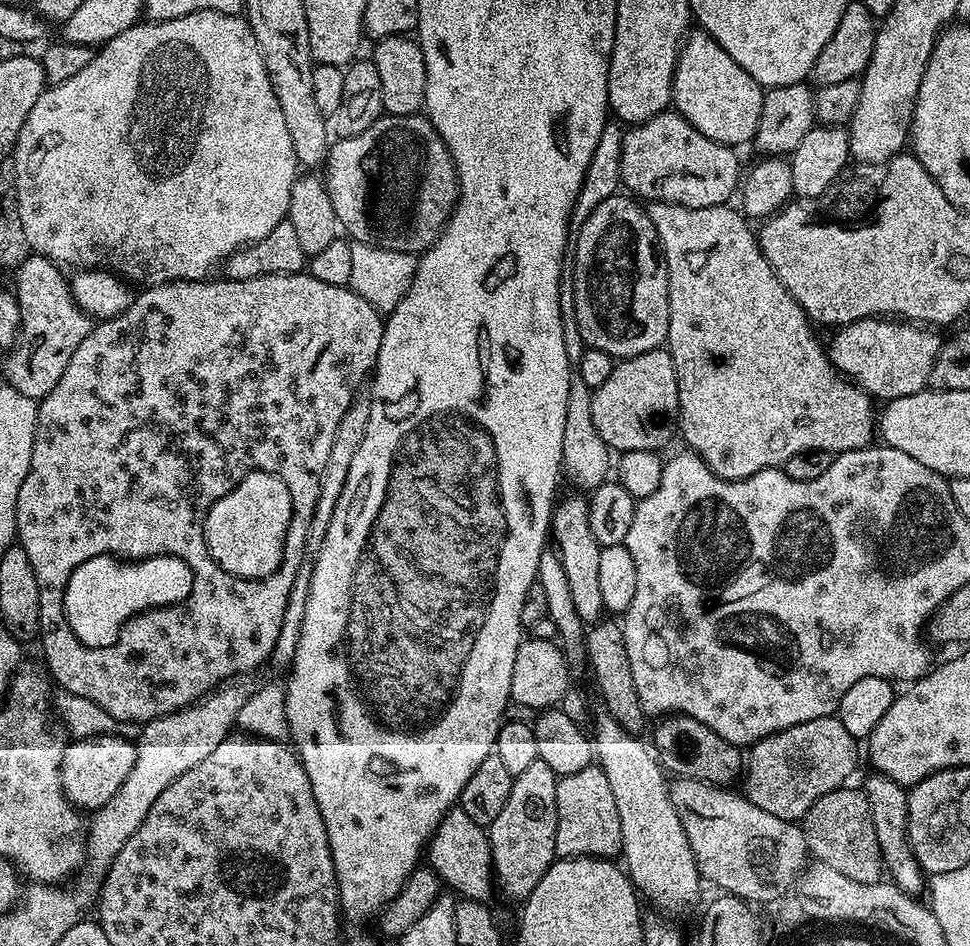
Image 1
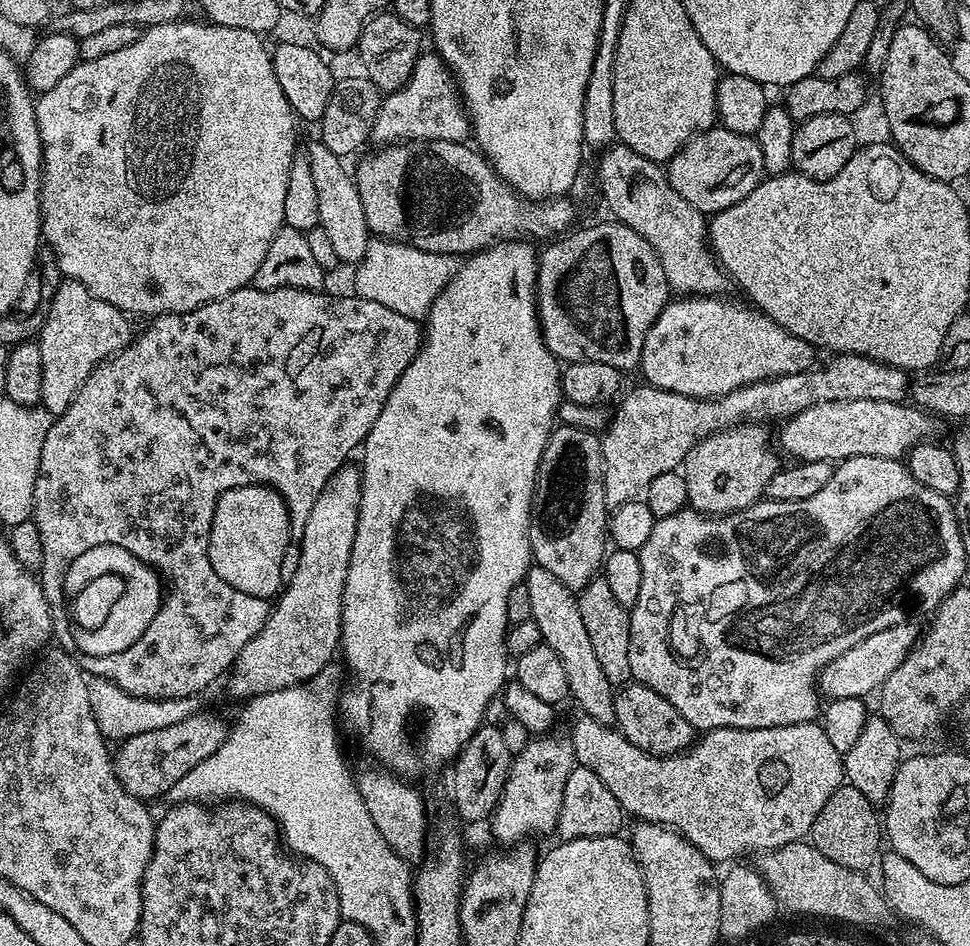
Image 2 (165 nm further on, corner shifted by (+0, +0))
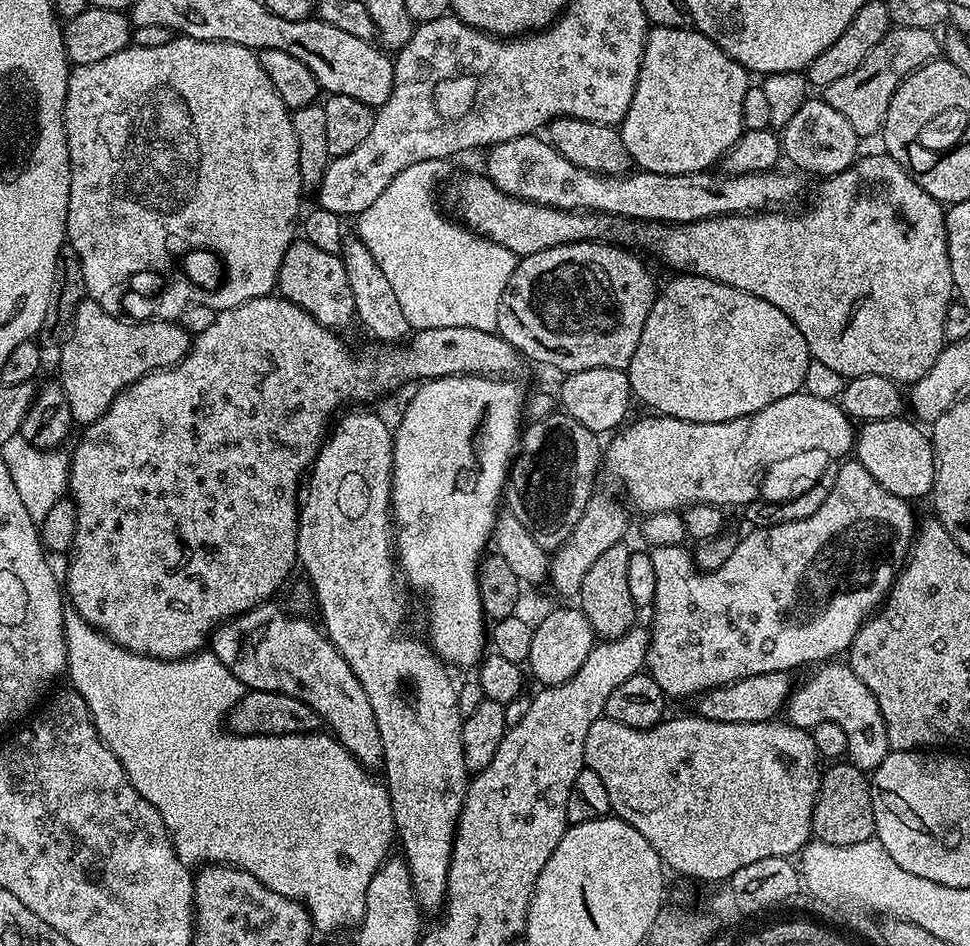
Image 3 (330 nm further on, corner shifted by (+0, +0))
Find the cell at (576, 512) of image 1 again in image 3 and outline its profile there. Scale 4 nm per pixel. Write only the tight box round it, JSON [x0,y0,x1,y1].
[503,411,602,554]

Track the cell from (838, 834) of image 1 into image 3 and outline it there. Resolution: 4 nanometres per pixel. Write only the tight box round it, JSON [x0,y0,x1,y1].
[812,762,876,846]

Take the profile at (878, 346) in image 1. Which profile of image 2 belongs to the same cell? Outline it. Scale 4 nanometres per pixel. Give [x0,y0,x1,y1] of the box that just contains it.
[600,354,910,505]

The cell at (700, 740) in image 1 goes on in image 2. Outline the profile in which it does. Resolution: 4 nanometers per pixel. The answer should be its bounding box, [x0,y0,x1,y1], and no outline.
[616,682,694,756]

